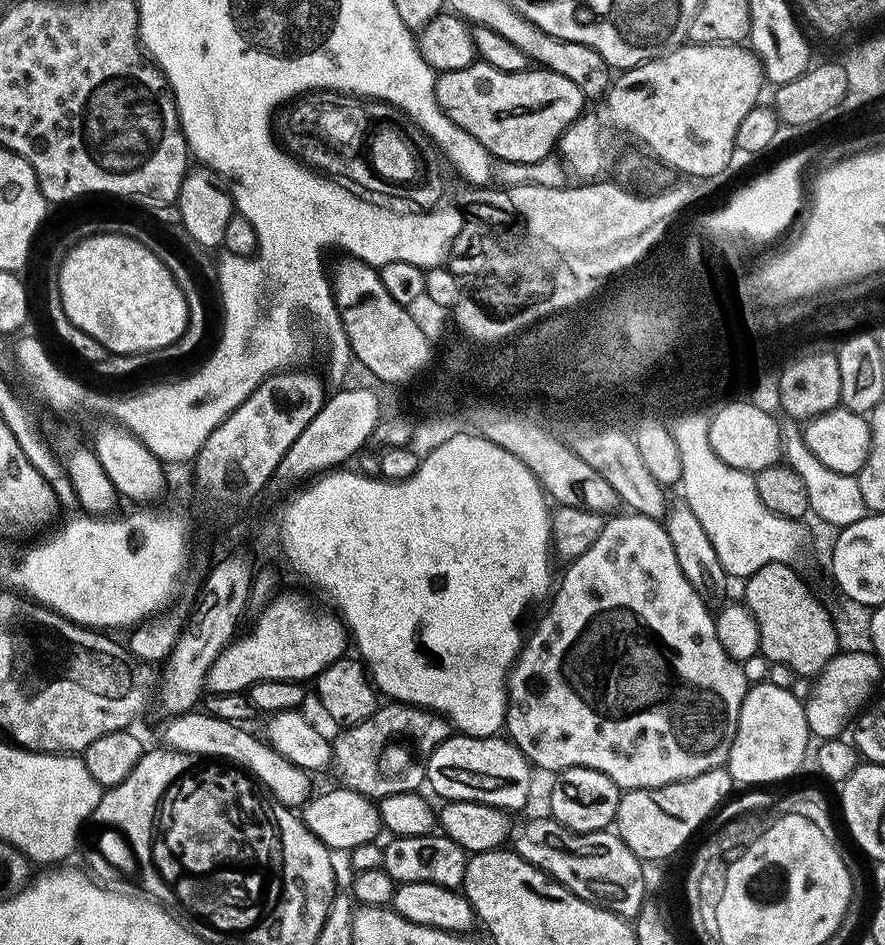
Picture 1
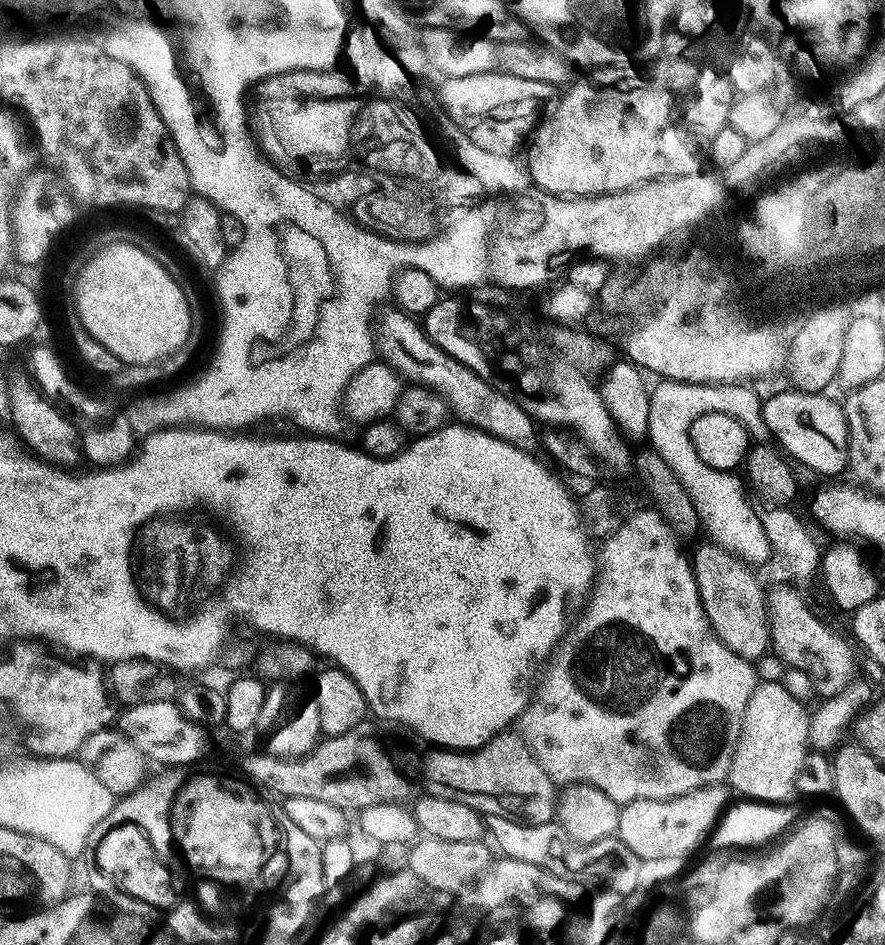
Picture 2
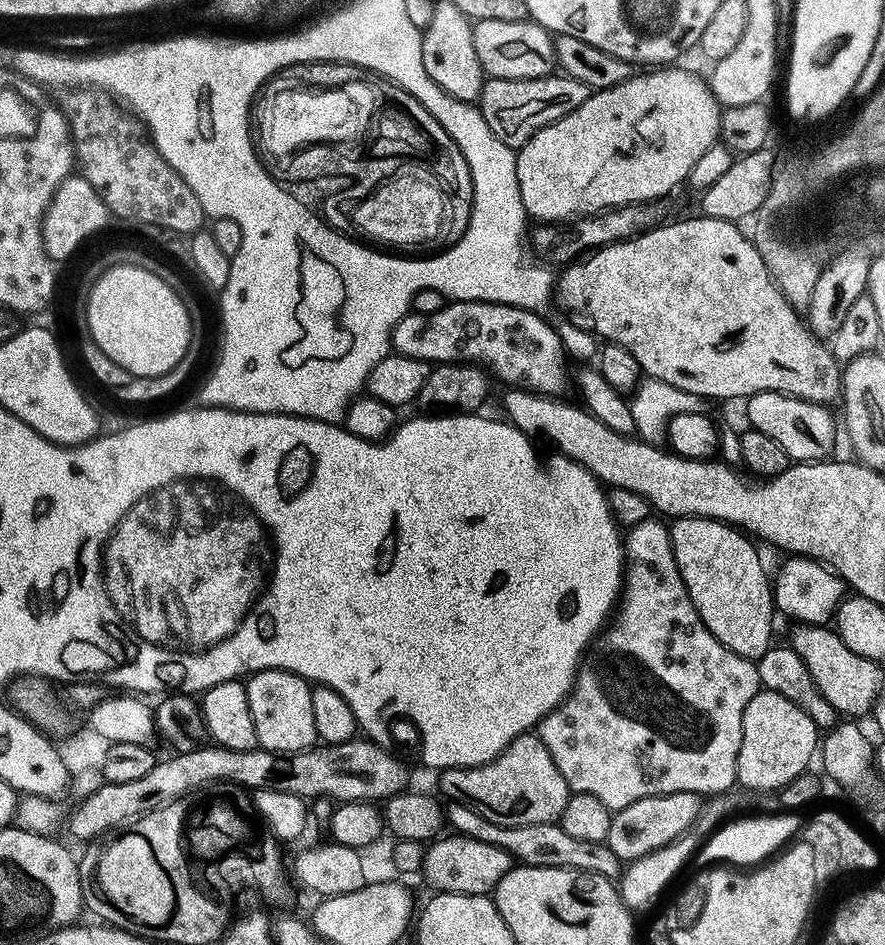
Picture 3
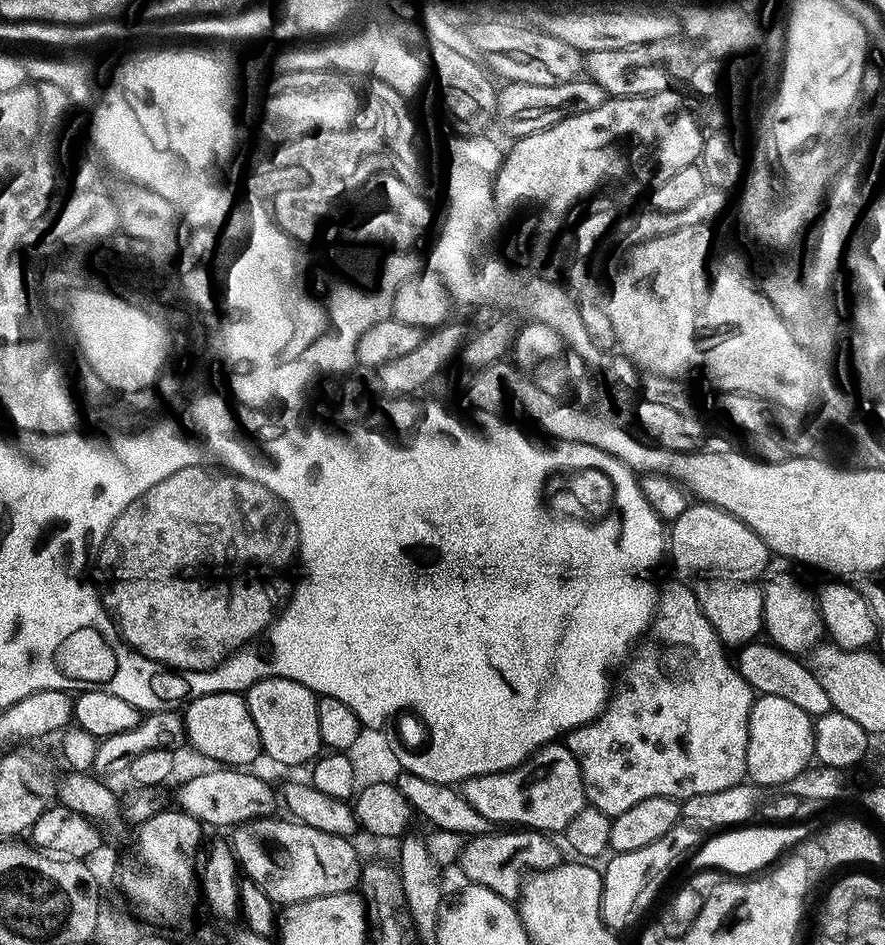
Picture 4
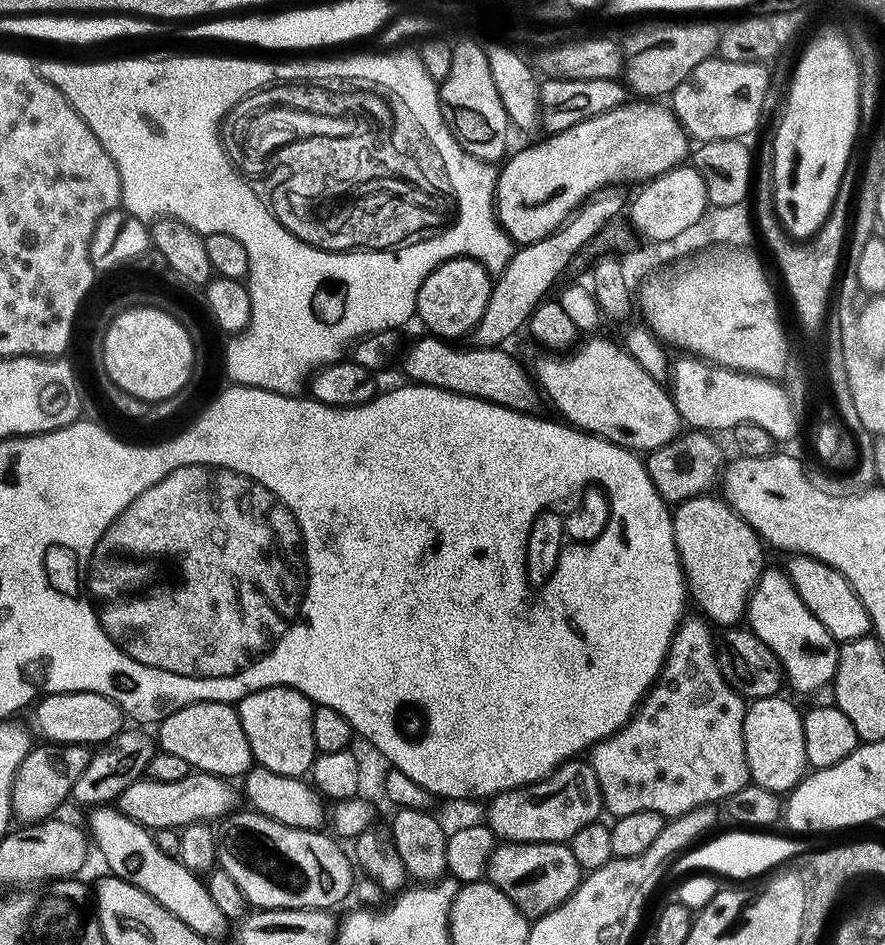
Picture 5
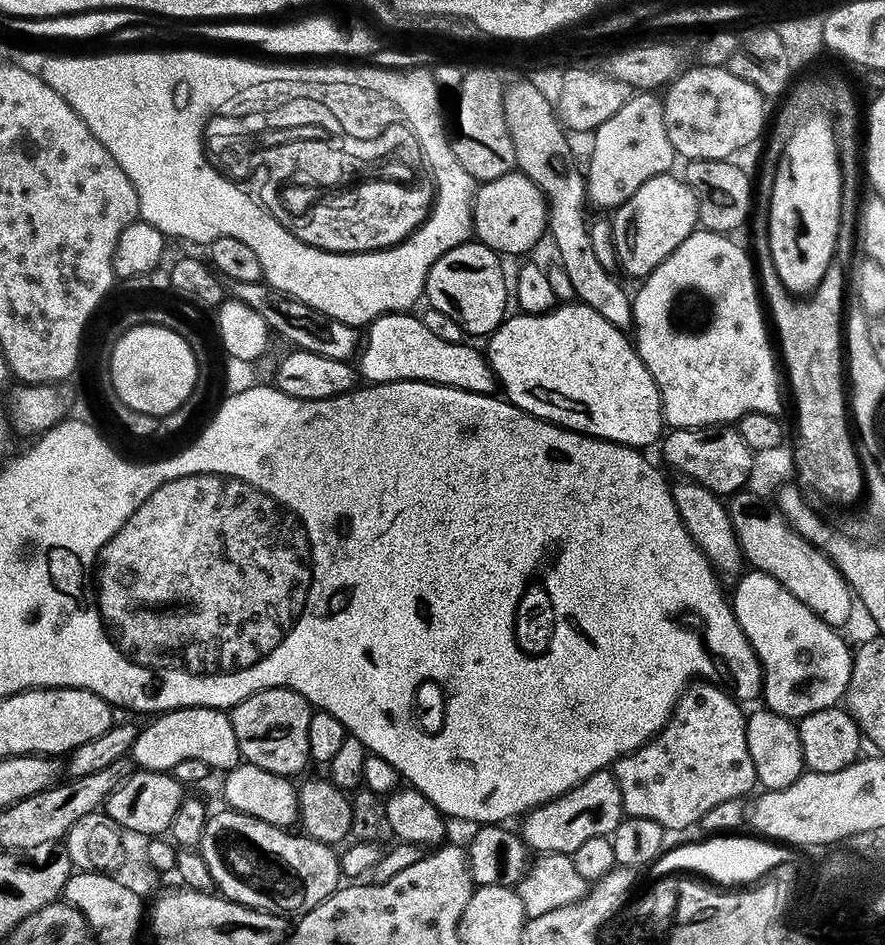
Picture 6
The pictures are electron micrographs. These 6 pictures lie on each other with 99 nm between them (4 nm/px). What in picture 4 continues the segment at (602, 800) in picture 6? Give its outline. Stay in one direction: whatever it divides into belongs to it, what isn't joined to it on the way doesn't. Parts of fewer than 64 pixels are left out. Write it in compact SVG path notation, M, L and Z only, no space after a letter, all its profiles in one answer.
M564 742L543 744L517 768L475 776L459 785L459 789L466 802L493 825L519 826L545 834L563 833L570 818L586 806L580 770Z

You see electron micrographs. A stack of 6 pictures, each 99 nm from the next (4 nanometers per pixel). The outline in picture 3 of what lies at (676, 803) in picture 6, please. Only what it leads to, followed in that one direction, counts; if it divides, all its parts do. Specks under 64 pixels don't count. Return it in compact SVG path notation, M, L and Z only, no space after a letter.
M649 518L638 522L627 529L624 541L624 583L618 597L618 607L611 617L610 623L601 631L598 639L589 647L581 665L576 670L576 681L572 691L548 716L543 716L538 725L540 740L550 750L550 758L554 758L554 766L566 778L569 789L573 793L581 792L598 798L610 810L630 806L630 802L638 802L638 798L661 796L675 792L694 792L711 798L729 791L731 784L737 783L736 759L742 746L742 718L750 698L762 691L759 667L753 661L734 654L702 622L698 610L694 610L694 602L690 602L690 594L682 582L682 574L676 565L672 553L672 537L670 528L663 519Z

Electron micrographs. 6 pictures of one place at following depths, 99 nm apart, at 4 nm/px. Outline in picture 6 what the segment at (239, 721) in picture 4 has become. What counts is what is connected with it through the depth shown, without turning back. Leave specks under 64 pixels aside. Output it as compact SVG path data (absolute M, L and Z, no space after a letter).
M208 707L178 708L174 711L159 713L146 728L139 731L138 736L130 751L131 759L137 767L143 771L170 772L178 762L186 758L198 758L206 762L209 769L220 772L236 768L241 763L240 747L234 735L231 717L223 710Z

